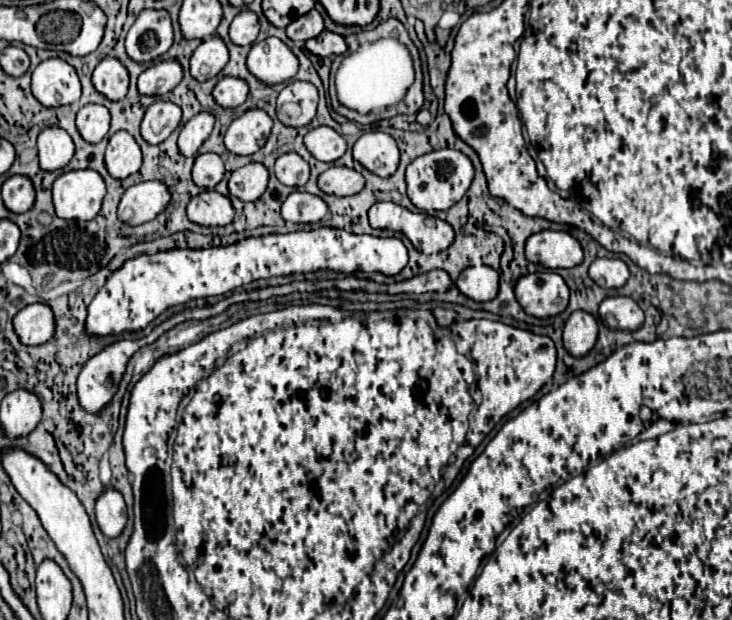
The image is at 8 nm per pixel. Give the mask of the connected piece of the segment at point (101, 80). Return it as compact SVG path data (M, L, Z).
M105 58L93 70L91 82L99 94L103 94L105 98L109 98L113 102L119 102L127 96L129 74L117 60Z

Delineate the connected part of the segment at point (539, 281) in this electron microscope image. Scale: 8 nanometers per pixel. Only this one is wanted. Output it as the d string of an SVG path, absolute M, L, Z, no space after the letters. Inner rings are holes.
M551 270L523 276L515 286L515 296L523 310L535 318L557 316L569 304L569 288L565 280Z

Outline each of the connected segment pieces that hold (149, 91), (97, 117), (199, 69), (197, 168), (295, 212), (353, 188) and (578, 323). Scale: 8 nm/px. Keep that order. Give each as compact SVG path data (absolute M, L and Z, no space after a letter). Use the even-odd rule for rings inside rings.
M165 60L149 66L137 80L137 90L143 96L163 96L171 92L183 78L183 70L177 60Z
M97 104L83 106L77 112L77 130L85 142L101 142L109 132L109 110Z
M211 36L209 40L203 40L201 46L193 52L189 72L197 82L207 82L225 68L227 60L229 60L227 46L223 44L221 38Z
M199 154L193 164L193 182L201 188L213 190L225 176L225 166L217 154Z
M299 190L289 194L283 208L281 208L281 214L283 214L285 222L293 222L293 224L319 222L327 212L329 212L329 208L319 196L299 192Z
M331 166L319 176L319 188L333 196L353 196L365 188L365 178L345 166Z
M573 312L563 328L563 346L575 356L583 358L597 342L597 320L587 312Z

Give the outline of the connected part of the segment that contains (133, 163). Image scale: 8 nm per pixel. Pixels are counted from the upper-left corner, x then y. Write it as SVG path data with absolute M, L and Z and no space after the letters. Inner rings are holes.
M121 130L109 138L105 150L105 166L107 172L117 180L127 178L141 168L141 150L129 132Z

